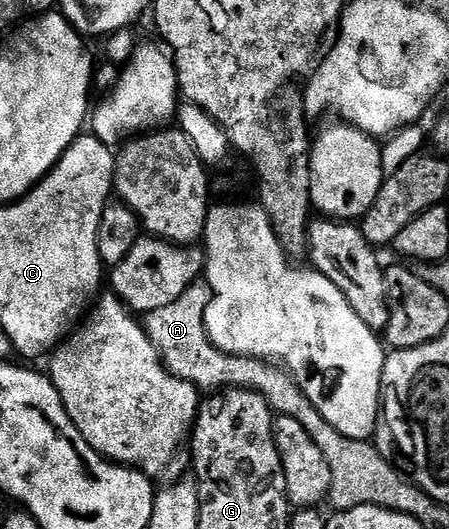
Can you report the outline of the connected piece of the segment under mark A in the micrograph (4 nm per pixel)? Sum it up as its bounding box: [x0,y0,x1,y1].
[145,285,289,399]

